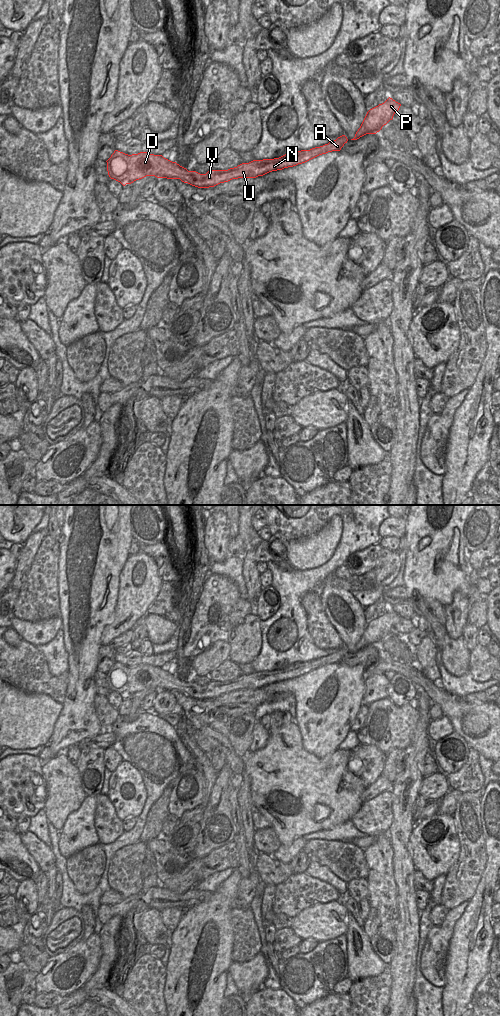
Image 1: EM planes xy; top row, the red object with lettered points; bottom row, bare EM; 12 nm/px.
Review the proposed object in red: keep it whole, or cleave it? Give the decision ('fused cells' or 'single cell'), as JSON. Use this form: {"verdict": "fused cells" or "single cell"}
{"verdict": "single cell"}

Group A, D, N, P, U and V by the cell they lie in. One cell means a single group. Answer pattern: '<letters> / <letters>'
A D N P U V

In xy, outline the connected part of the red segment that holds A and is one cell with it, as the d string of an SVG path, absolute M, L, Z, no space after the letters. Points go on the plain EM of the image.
M342 647L328 656L310 662L289 664L274 671L253 672L228 682L210 681L206 686L188 683L162 667L148 664L128 667L115 662L106 674L109 689L120 694L123 698L146 688L155 688L157 690L180 691L182 694L198 700L209 700L232 691L256 690L272 683L305 675L319 667L340 663L347 653L347 649Z

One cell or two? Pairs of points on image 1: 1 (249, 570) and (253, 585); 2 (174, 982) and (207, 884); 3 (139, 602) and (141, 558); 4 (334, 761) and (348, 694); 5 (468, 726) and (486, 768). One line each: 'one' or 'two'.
1: one
2: two
3: one
4: two
5: two

